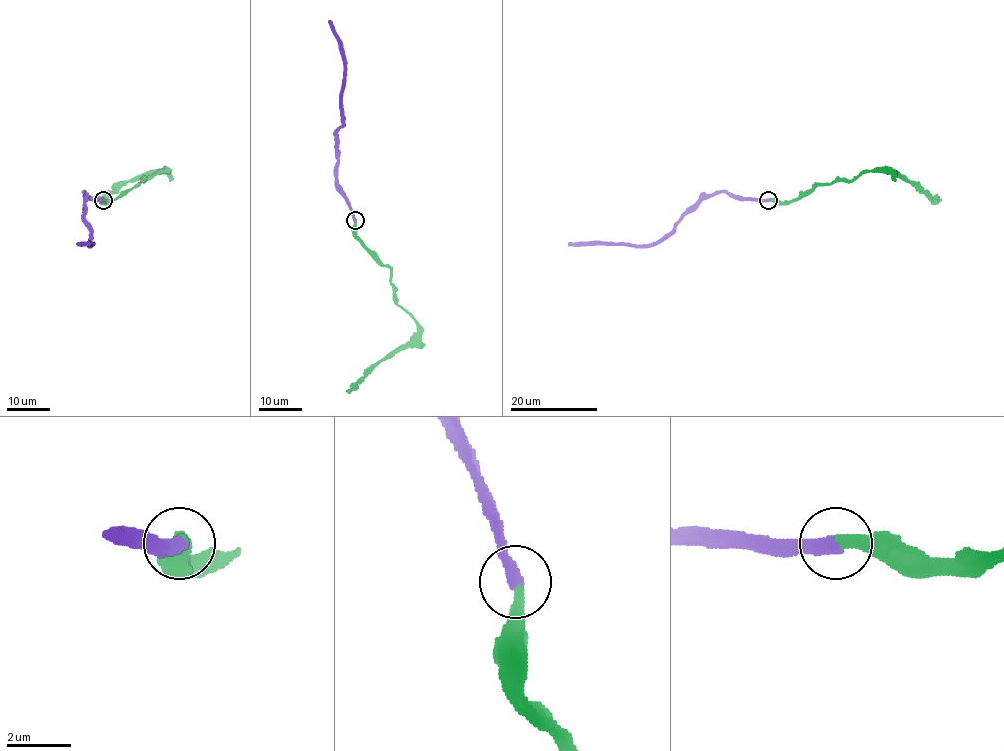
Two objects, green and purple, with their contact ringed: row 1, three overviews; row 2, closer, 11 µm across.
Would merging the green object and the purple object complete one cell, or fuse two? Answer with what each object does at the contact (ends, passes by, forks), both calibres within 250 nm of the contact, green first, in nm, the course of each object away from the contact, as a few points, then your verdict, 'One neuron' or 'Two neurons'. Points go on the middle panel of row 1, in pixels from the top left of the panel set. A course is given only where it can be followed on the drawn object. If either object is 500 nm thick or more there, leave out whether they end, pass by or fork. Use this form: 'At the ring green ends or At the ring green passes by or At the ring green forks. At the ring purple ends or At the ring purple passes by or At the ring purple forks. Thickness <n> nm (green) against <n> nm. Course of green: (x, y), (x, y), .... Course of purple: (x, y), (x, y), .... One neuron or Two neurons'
At the ring green ends. At the ring purple ends. Thickness 340 nm (green) against 360 nm. Course of green: (355, 220), (355, 236), (390, 268), (394, 301), (414, 320), (418, 333), (381, 359), (346, 391). Course of purple: (355, 220), (345, 193), (337, 183), (336, 131), (343, 125), (341, 89), (344, 53), (342, 42), (329, 21). One neuron

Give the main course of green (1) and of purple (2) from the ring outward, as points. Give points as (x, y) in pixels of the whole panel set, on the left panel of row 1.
1: (103, 199), (110, 202), (166, 168), (122, 181), (104, 199), (94, 197)
2: (103, 199), (93, 199), (83, 192), (84, 221), (91, 230), (89, 245), (92, 244), (77, 243)

